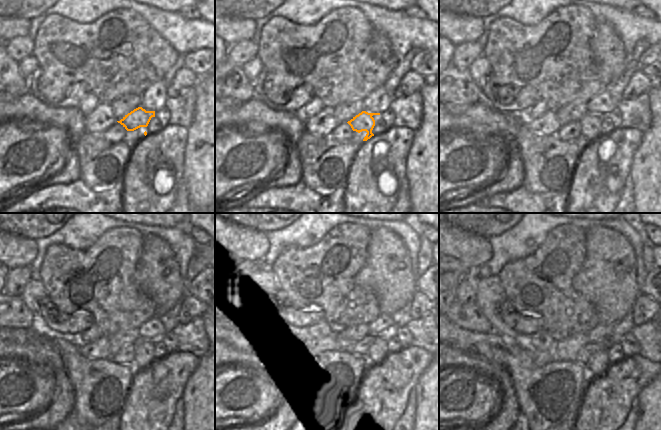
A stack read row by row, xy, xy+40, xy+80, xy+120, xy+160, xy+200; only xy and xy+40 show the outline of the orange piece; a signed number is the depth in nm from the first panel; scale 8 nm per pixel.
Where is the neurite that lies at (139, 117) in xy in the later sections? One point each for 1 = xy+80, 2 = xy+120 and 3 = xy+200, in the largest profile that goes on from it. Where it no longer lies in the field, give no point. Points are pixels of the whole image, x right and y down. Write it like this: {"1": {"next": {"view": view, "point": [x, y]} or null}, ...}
{"1": {"next": {"view": "xy+80", "point": [590, 123]}}, "2": {"next": {"view": "xy+120", "point": [144, 357]}}, "3": {"next": {"view": "xy+200", "point": [597, 367]}}}

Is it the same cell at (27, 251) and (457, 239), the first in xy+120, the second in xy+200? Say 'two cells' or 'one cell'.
one cell

